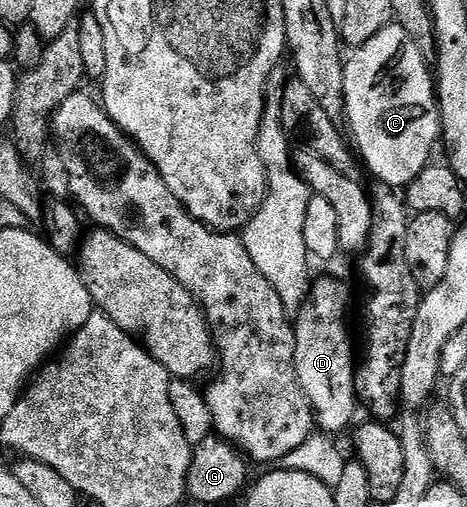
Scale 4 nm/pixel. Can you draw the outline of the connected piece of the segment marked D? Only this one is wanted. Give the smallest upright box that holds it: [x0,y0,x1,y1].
[294,277,358,435]

